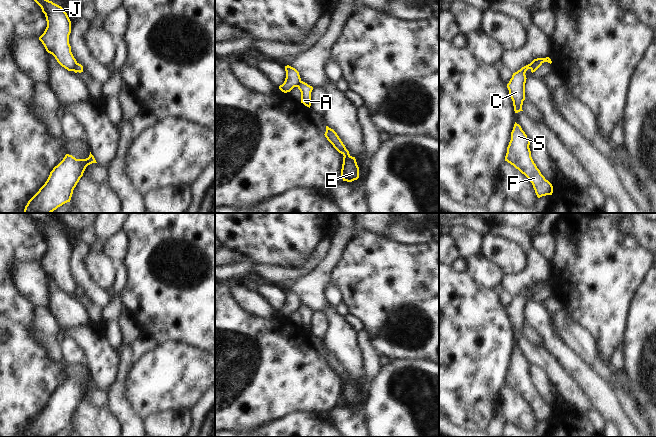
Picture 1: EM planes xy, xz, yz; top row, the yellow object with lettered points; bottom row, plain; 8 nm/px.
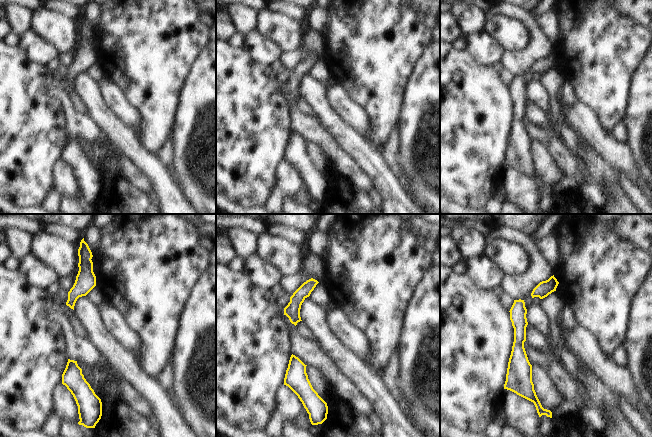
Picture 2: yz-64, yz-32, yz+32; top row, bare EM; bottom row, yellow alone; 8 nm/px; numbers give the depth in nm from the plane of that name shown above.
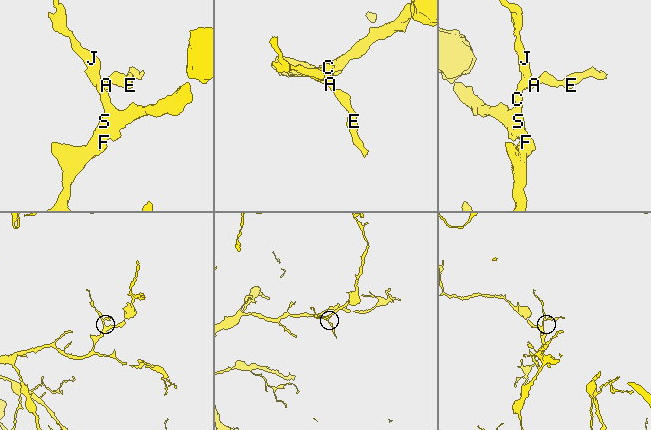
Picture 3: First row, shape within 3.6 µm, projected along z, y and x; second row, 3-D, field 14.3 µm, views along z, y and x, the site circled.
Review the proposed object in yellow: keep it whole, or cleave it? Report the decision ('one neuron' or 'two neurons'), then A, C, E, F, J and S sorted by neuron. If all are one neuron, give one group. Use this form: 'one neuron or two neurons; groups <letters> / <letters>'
two neurons; groups A E / C F J S

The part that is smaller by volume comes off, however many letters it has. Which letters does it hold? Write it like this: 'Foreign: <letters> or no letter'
Foreign: A, E

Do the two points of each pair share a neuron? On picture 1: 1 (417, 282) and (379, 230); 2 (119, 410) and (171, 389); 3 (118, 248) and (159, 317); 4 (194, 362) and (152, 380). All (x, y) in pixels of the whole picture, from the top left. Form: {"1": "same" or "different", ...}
{"1": "different", "2": "different", "3": "different", "4": "same"}

